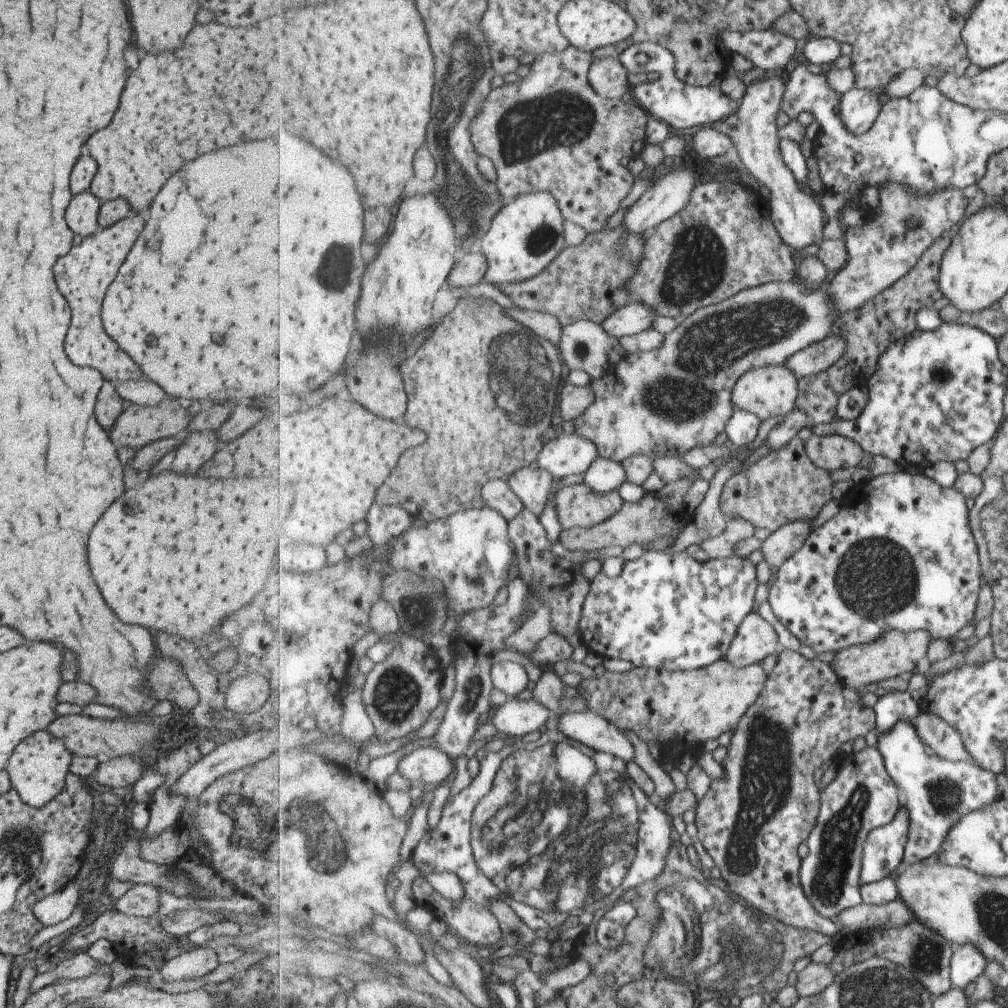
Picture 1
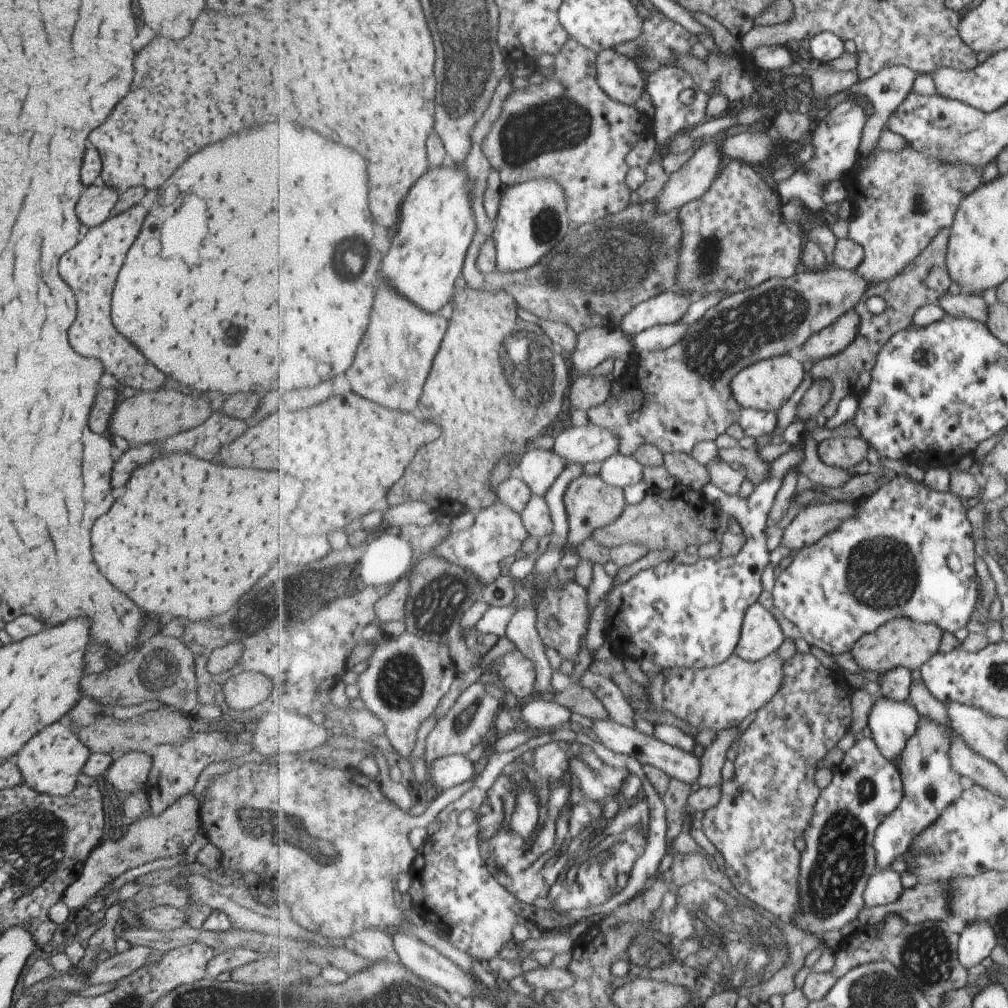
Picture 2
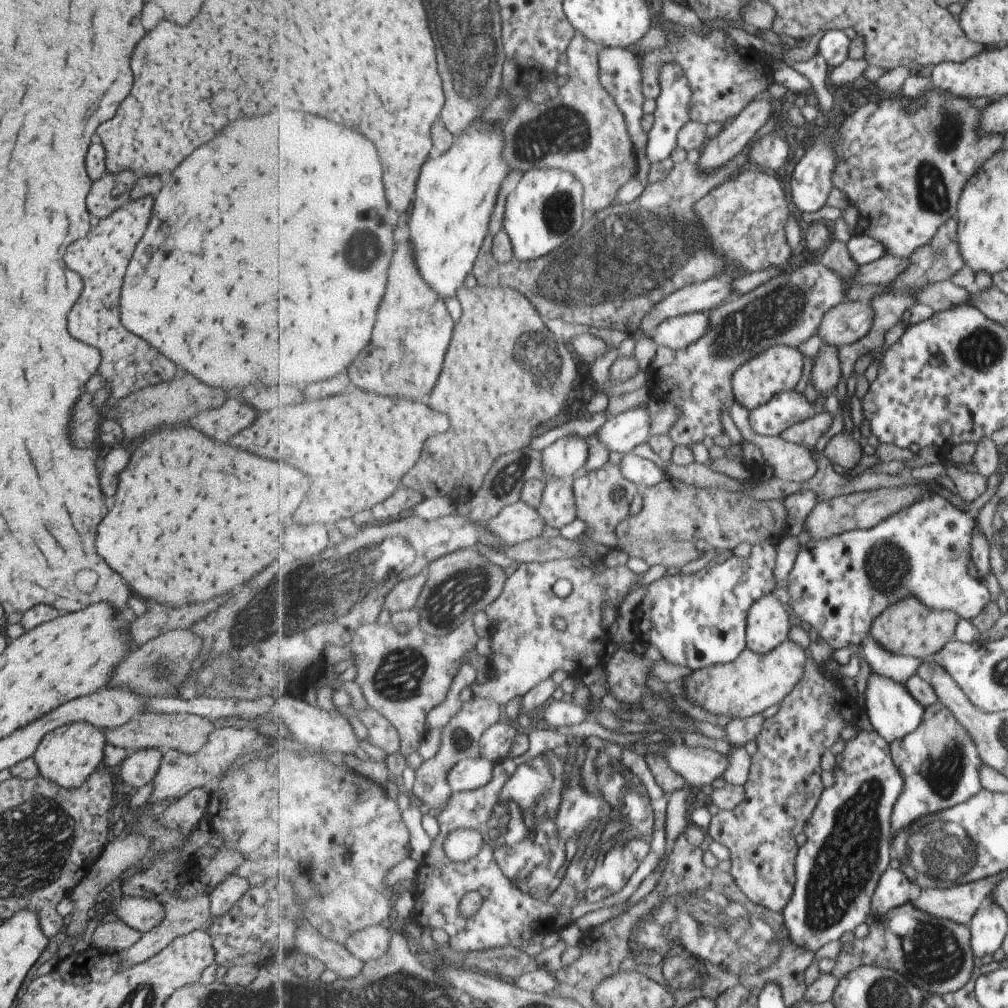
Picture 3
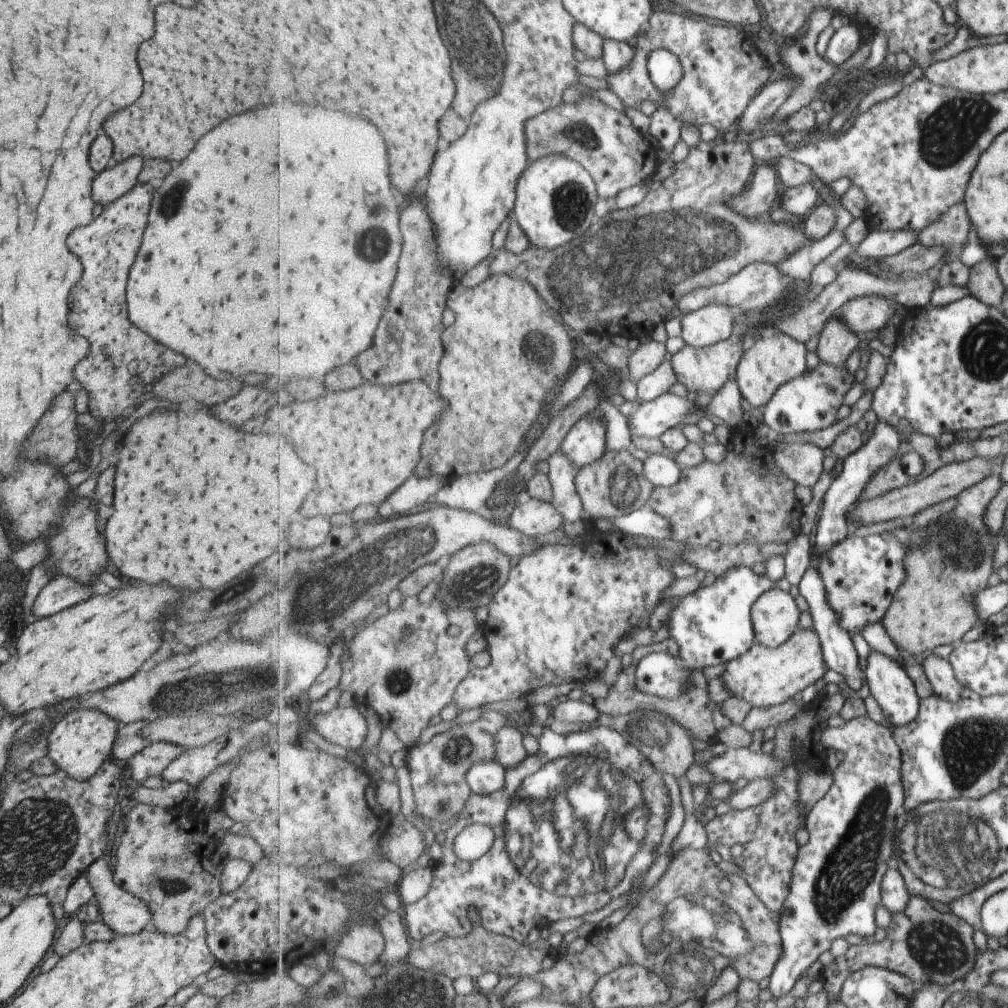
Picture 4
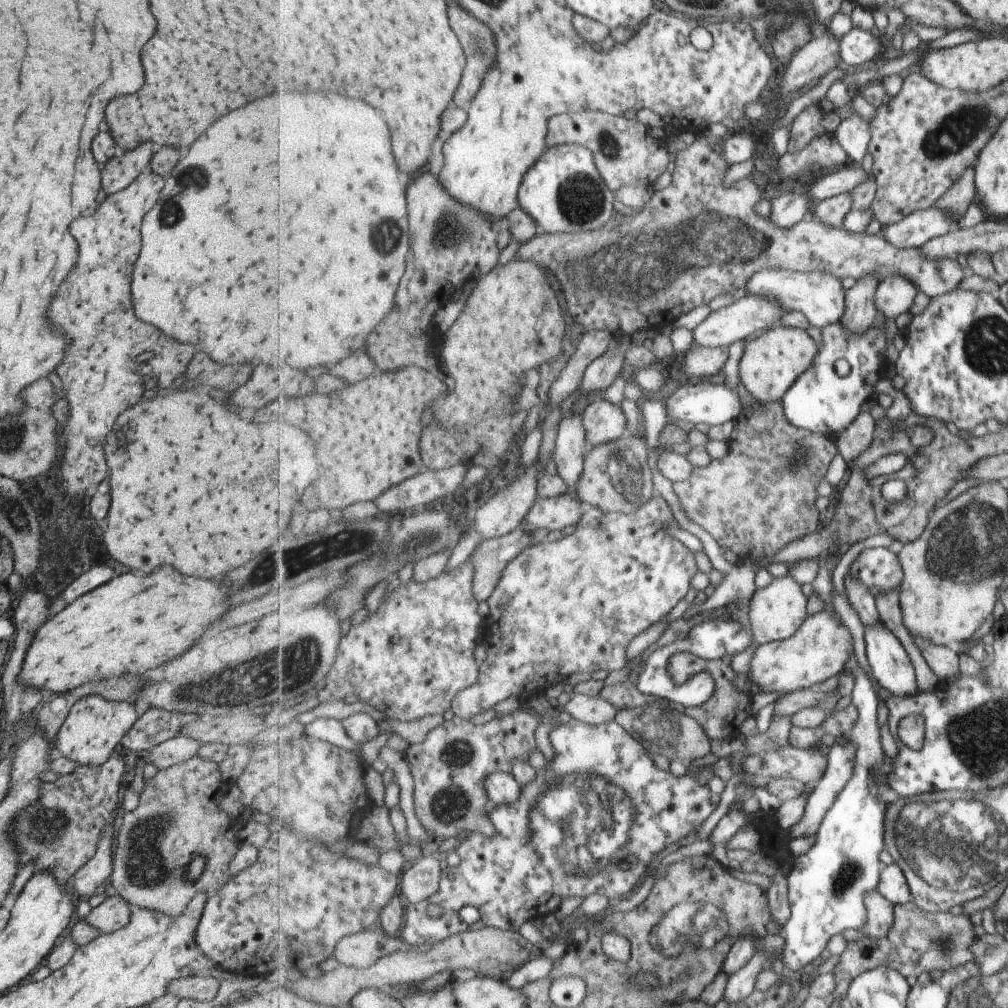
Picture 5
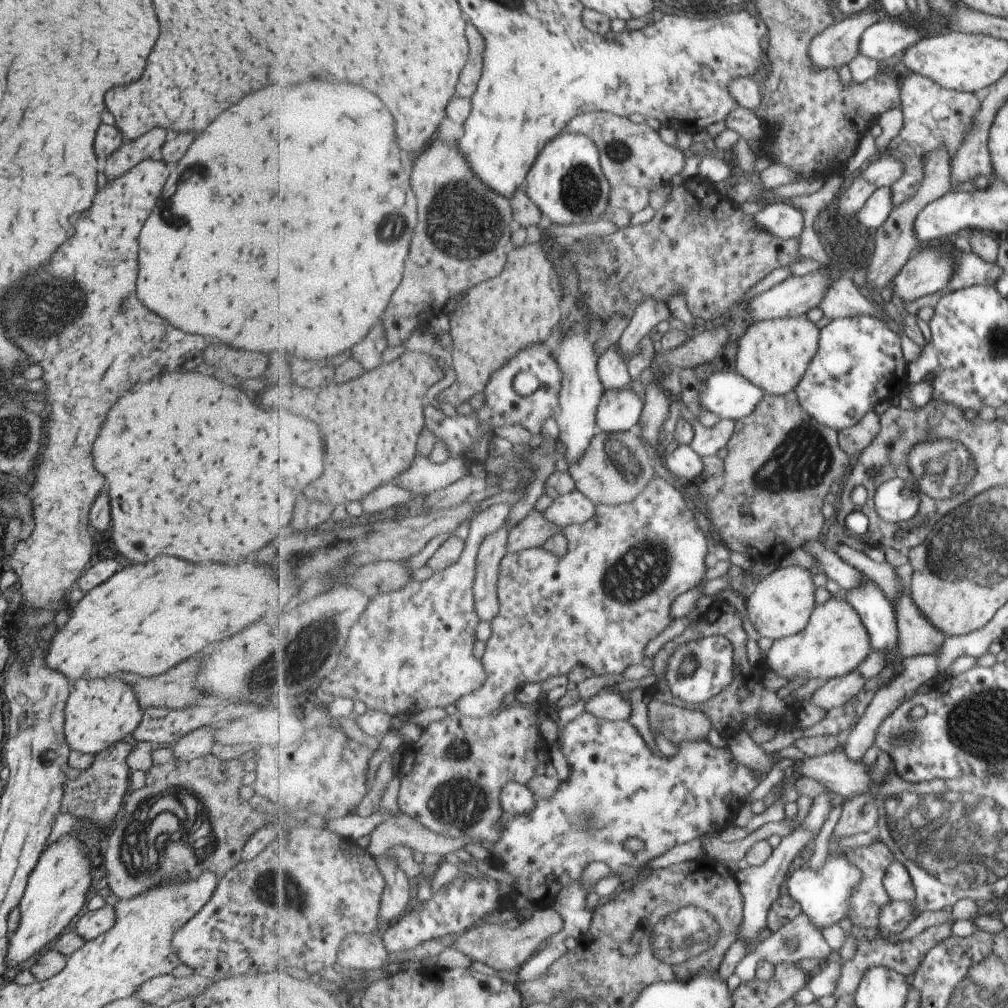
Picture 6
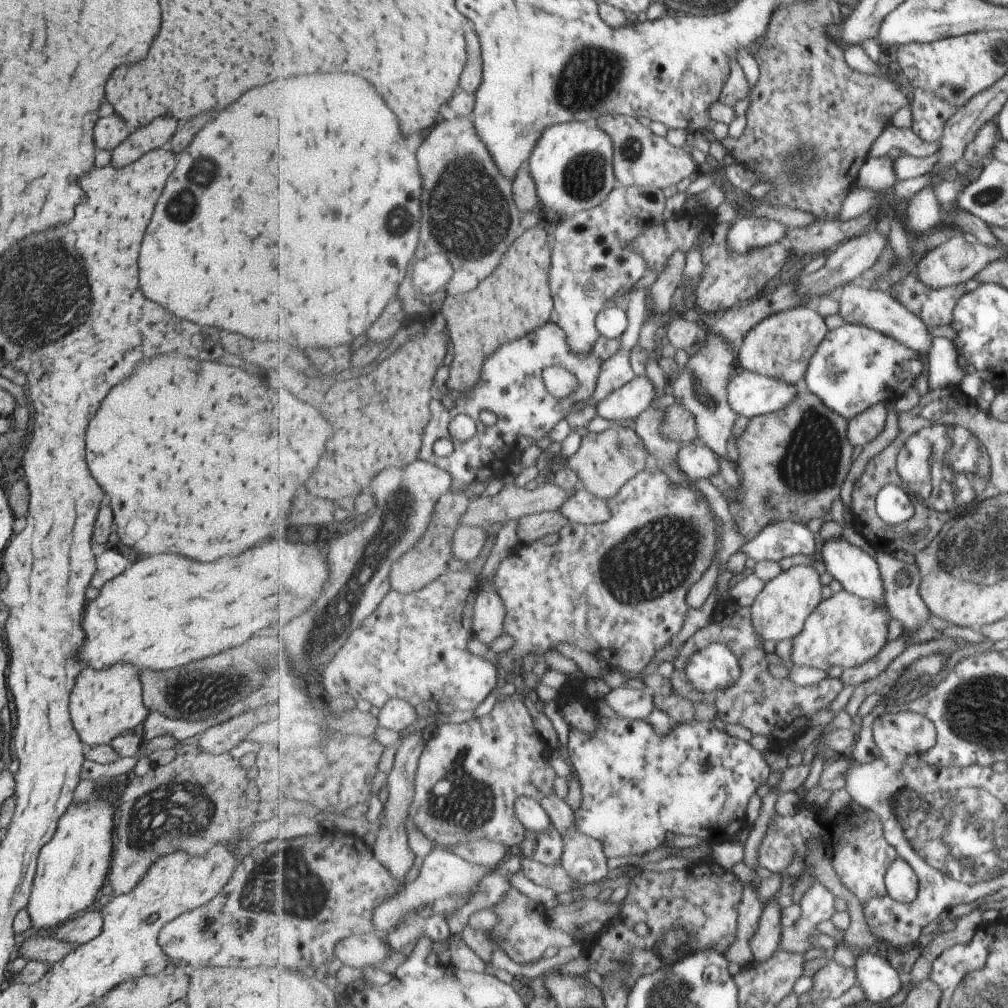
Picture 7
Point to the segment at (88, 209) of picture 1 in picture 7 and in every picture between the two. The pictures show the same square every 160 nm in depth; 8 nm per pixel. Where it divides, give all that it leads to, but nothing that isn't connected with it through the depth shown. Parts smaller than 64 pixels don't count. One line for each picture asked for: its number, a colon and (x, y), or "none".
2: (96, 202)
3: (111, 191)
4: (111, 183)
5: (117, 173)
6: (123, 159)
7: (157, 131)

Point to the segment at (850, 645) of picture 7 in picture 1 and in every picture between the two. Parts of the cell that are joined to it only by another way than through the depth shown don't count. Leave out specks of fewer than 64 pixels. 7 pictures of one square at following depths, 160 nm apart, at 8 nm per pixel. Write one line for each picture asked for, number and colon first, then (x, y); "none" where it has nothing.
1: (690, 707)
2: (719, 697)
3: (754, 682)
4: (764, 677)
5: (823, 646)
6: (835, 642)

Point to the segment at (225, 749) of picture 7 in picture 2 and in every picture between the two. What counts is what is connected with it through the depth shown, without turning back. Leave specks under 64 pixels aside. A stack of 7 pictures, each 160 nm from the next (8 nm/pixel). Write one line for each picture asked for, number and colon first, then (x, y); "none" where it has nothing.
2: (128, 772)
3: (138, 768)
4: (151, 760)
5: (177, 749)
6: (197, 743)

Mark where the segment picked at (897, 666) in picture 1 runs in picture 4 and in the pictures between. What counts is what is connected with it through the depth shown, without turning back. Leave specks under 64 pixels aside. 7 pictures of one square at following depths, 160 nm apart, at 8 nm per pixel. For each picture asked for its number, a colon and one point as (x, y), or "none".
2: (903, 641)
3: (909, 628)
4: (933, 607)

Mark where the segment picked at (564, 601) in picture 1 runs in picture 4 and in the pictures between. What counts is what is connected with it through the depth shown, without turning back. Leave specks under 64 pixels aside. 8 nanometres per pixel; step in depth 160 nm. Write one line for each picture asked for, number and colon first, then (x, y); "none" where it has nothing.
2: (537, 517)
3: (558, 507)
4: (563, 473)

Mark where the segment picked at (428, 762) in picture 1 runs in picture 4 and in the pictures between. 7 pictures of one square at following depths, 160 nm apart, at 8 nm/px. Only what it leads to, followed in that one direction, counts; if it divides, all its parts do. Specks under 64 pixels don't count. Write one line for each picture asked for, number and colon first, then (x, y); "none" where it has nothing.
2: (453, 770)
3: (470, 774)
4: (485, 778)

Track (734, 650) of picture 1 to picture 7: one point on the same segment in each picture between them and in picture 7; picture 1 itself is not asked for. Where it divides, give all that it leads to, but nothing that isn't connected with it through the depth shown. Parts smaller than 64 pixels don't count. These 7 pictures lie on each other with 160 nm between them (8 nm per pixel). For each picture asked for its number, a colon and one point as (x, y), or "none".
2: (761, 634)
3: (768, 626)
4: (776, 616)
5: (777, 611)
6: (781, 605)
7: (781, 610)

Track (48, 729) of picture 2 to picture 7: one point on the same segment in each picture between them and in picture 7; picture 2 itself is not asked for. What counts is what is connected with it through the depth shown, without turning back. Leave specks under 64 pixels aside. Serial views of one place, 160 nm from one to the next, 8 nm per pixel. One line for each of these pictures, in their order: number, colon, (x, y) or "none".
3: (66, 755)
4: (78, 744)
5: (93, 726)
6: (97, 713)
7: (103, 704)

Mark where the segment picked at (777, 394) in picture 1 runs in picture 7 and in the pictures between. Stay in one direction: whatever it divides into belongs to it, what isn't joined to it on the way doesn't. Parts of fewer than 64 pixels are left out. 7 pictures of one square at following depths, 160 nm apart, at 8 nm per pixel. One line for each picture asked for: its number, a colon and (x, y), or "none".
2: (766, 385)
3: (756, 383)
4: (775, 358)
5: (773, 361)
6: (775, 354)
7: (781, 346)

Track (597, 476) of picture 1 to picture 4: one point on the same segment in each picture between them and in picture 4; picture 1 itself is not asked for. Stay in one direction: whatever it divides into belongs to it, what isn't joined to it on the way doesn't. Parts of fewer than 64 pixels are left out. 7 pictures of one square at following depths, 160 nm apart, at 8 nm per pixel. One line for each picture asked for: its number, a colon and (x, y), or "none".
2: (619, 470)
3: (638, 470)
4: (663, 471)

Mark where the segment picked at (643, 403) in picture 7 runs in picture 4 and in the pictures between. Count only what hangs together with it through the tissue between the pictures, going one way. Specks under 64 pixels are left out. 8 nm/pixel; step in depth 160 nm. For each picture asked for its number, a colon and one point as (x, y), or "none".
4: (586, 442)
5: (605, 422)
6: (621, 409)

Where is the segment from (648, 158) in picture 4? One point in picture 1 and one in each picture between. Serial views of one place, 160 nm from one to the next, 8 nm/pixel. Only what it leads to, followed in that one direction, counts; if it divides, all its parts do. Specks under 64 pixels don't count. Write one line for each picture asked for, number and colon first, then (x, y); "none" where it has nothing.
1: (551, 131)
2: (568, 128)
3: (583, 130)

